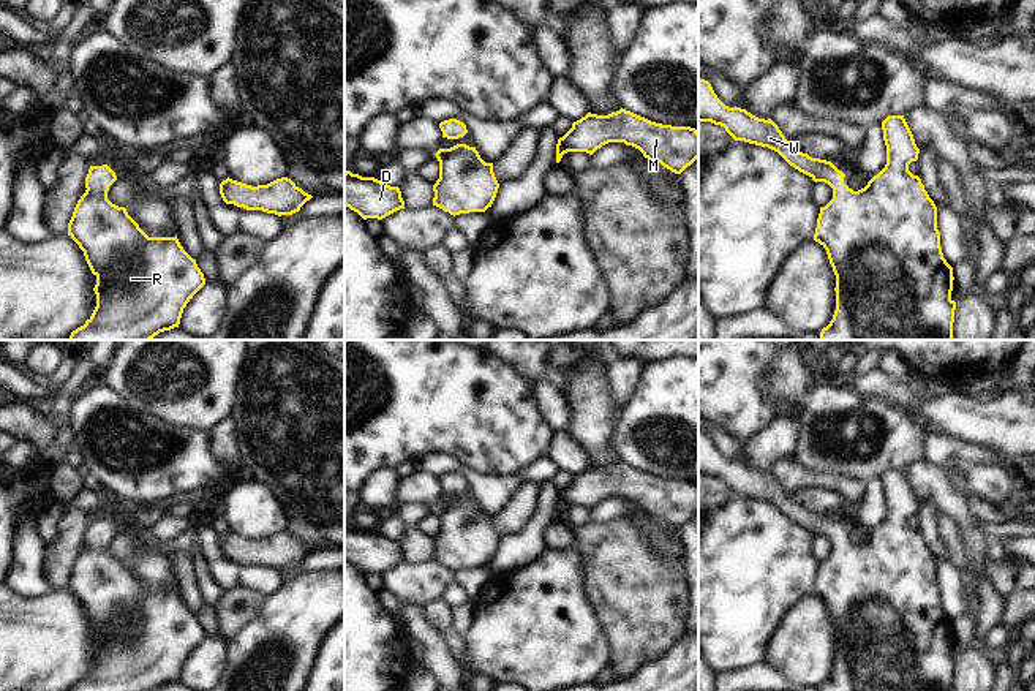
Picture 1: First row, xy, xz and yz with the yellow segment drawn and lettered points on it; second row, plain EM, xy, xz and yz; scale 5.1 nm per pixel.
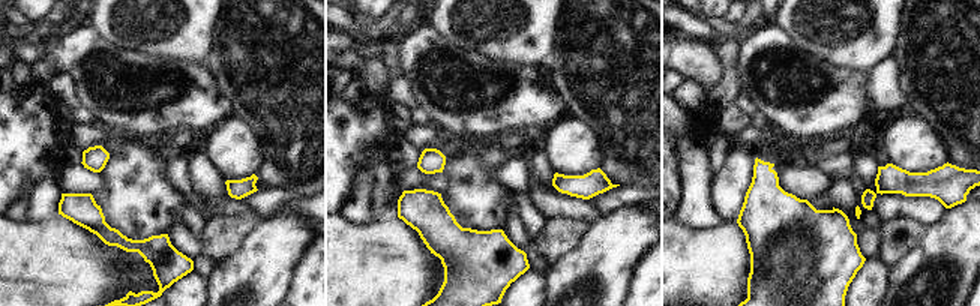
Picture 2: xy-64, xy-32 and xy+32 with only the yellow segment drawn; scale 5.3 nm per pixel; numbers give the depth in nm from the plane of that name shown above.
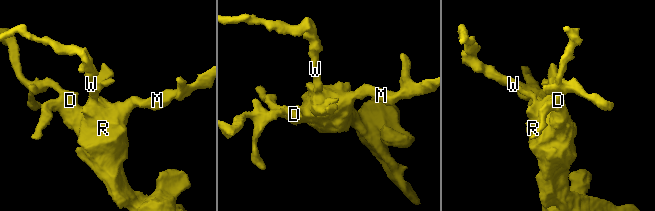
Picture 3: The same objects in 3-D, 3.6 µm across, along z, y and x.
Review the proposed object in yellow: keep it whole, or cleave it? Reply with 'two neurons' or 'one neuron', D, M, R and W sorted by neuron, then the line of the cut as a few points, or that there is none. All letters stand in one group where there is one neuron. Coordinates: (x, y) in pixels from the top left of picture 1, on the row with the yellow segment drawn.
one neuron; groups D M R W; cut none

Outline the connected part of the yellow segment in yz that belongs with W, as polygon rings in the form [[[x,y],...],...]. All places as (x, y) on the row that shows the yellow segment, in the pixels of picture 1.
[[[700,77],[698,122],[724,126],[735,141],[768,147],[814,182],[833,188],[833,199],[820,207],[814,234],[836,275],[836,310],[820,332],[822,340],[953,340],[953,267],[942,253],[937,207],[921,179],[909,171],[920,149],[904,115],[888,115],[882,122],[886,164],[858,191],[844,183],[845,174],[831,161],[800,152],[771,119],[725,106],[711,84]]]

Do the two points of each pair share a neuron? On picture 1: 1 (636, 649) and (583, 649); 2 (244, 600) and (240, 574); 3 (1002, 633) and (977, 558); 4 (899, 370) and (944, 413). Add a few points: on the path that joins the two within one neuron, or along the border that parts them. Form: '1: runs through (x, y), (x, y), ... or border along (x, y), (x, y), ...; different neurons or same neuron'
1: border along (593, 614), (607, 644), (609, 666); different neurons
2: border along (223, 589), (247, 587), (264, 596); different neurons
3: border along (999, 622), (983, 641); different neurons
4: border along (910, 372), (907, 380); different neurons

